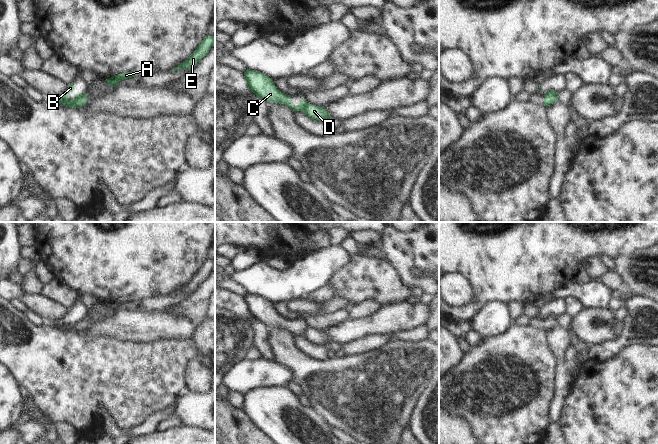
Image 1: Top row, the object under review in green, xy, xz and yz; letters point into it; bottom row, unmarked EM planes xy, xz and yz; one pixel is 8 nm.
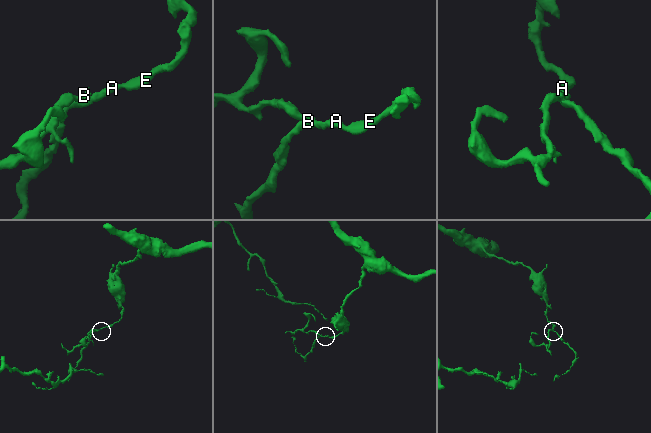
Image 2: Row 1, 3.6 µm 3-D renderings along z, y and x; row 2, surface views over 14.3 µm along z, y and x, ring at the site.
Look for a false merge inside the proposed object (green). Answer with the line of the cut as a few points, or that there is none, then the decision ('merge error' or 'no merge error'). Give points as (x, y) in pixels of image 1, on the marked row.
cut in xy along (83, 94), (73, 100), (56, 102); merge error

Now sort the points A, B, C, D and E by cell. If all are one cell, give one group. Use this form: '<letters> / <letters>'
A D E / B C

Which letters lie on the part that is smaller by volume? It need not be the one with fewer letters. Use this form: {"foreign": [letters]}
{"foreign": ["B", "C"]}

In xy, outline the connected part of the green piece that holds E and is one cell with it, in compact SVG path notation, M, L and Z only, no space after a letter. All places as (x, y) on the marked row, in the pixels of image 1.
M206 35L189 58L178 67L174 67L171 71L178 71L182 69L192 70L199 63L199 61L209 53L213 45L214 36Z

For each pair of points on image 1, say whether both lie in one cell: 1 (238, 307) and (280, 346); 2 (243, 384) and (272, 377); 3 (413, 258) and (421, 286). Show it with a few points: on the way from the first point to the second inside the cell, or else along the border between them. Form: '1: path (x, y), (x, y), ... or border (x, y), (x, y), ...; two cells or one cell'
1: border (267, 326), (267, 343), (273, 356); two cells
2: path (250, 377), (253, 374), (265, 374); one cell
3: path (420, 265), (424, 269), (424, 279); one cell

